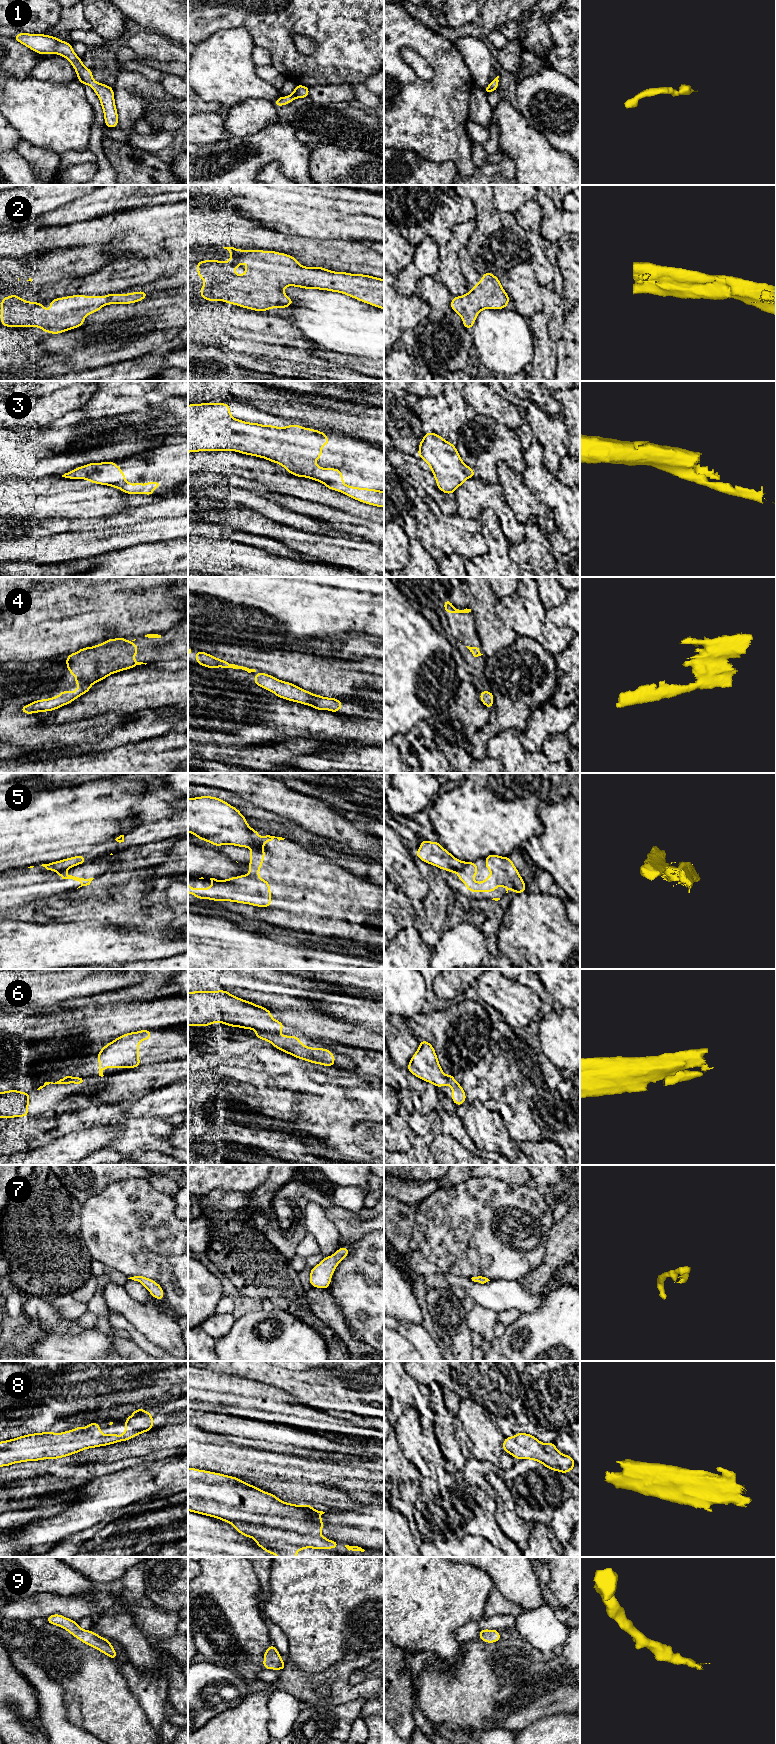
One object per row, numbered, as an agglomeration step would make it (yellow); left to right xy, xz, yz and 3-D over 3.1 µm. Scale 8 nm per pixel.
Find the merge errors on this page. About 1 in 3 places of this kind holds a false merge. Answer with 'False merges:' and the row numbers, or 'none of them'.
False merges: 5

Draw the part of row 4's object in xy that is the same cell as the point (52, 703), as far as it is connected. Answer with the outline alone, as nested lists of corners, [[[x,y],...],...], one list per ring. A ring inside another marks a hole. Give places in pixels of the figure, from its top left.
[[[118,637],[116,639],[107,639],[105,642],[95,645],[93,647],[84,647],[79,651],[72,653],[66,658],[66,666],[68,671],[72,674],[73,683],[78,684],[77,691],[61,691],[57,697],[49,699],[40,699],[31,702],[30,704],[21,707],[19,710],[25,714],[33,714],[37,712],[53,711],[82,696],[84,693],[90,691],[90,686],[96,682],[101,681],[113,673],[118,673],[122,670],[135,668],[137,665],[147,664],[137,662],[132,657],[138,654],[138,646],[127,639]]]

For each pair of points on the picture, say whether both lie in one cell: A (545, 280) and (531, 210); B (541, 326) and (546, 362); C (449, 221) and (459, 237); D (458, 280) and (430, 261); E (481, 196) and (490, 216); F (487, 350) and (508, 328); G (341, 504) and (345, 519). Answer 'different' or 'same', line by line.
A: same
B: same
C: different
D: different
E: same
F: same
G: different

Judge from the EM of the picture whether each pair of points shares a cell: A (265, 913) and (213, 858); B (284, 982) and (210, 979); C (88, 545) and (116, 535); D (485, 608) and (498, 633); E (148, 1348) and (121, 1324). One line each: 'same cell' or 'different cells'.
A: different cells
B: same cell
C: same cell
D: same cell
E: same cell

